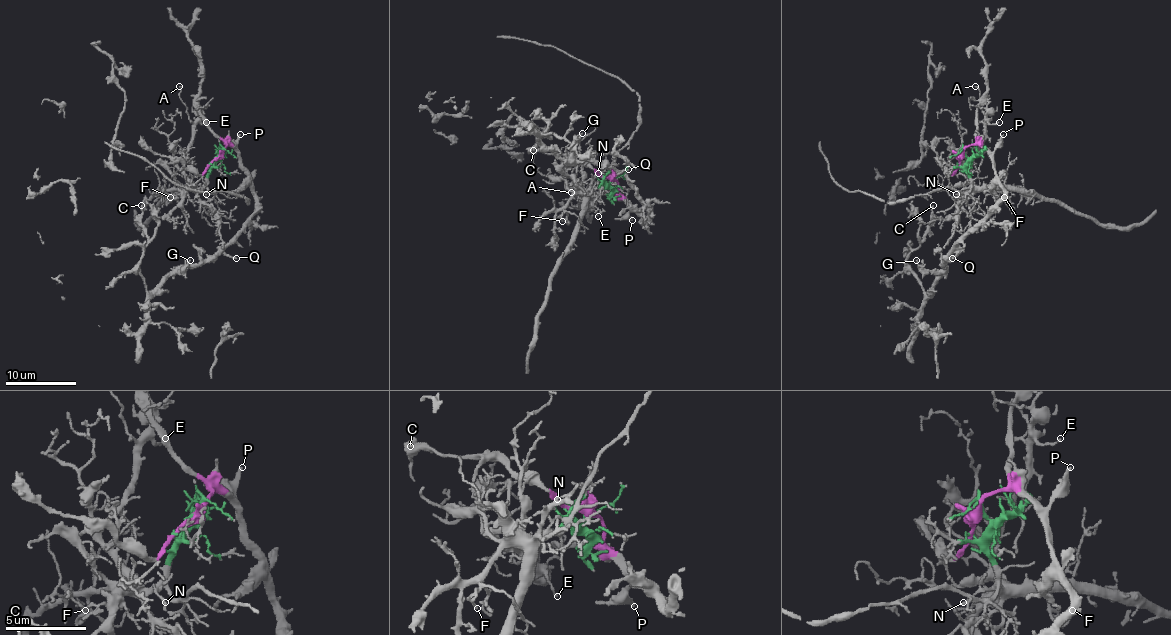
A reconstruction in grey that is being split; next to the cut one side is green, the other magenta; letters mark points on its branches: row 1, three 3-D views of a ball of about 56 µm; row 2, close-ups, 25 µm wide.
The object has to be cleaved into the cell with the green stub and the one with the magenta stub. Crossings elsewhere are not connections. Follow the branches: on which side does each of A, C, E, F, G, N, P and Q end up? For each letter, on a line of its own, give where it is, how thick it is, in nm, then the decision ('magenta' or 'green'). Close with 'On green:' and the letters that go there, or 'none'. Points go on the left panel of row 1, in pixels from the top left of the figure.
A: at (179, 86); 140 nm thick; green
C: at (141, 205); 150 nm thick; magenta
E: at (206, 122); 120 nm thick; green
F: at (170, 197); 70 nm thick; green
G: at (190, 260); 150 nm thick; magenta
N: at (206, 194); 140 nm thick; green
P: at (240, 134); 200 nm thick; magenta
Q: at (236, 258); 150 nm thick; magenta
On green: A, E, F, N

